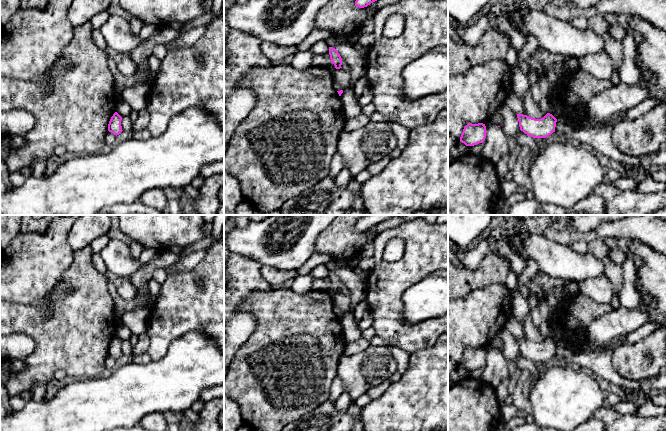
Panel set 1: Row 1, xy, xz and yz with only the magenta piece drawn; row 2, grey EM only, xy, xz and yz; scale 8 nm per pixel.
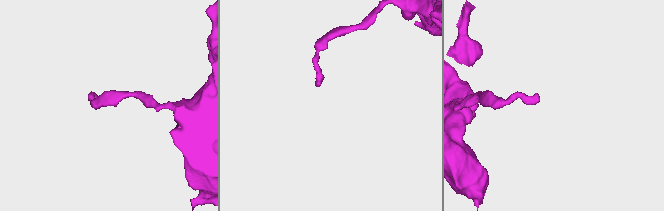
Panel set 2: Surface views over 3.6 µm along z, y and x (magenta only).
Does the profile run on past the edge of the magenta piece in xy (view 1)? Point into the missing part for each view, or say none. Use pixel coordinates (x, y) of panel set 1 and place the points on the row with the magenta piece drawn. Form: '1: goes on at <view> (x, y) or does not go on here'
1: does not go on here

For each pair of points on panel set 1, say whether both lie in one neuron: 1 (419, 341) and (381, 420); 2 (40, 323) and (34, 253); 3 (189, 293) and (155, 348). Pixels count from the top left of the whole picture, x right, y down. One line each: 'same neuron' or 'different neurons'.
1: different neurons
2: different neurons
3: same neuron

